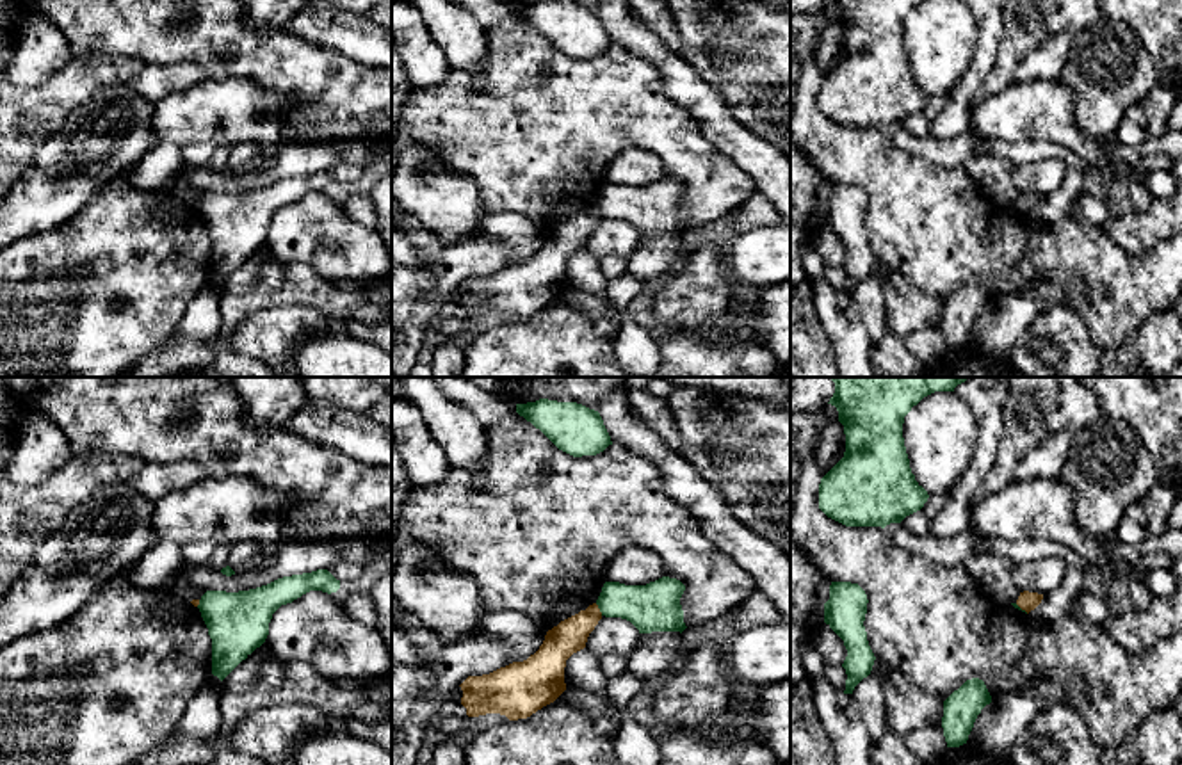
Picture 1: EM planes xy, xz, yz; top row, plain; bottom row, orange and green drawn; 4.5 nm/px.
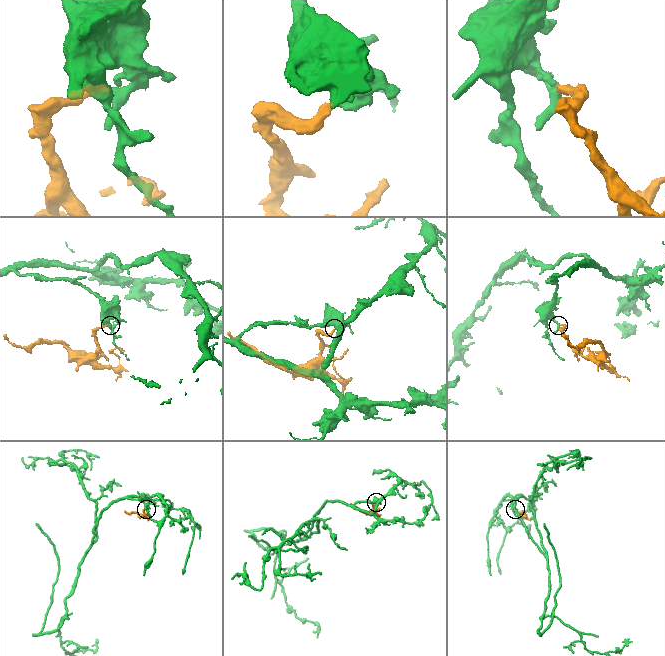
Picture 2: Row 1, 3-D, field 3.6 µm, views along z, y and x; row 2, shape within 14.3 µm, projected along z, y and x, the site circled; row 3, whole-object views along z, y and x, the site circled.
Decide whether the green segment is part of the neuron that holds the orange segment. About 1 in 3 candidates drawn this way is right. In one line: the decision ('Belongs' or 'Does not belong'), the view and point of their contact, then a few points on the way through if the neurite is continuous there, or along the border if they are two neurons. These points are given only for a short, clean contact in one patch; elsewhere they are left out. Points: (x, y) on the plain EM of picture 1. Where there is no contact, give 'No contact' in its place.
Does not belong. Touches orange at xz (599, 210). Boundary: xz (595, 205), (602, 216)

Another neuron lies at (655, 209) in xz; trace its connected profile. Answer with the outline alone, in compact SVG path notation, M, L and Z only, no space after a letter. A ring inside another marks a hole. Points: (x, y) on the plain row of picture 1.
M662 178L646 187L625 187L605 183L596 206L605 219L630 222L639 235L684 233L684 212L680 199L685 187L669 178Z

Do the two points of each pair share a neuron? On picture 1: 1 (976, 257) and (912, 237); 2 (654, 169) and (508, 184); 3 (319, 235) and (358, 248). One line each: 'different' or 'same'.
1: same
2: different
3: same

